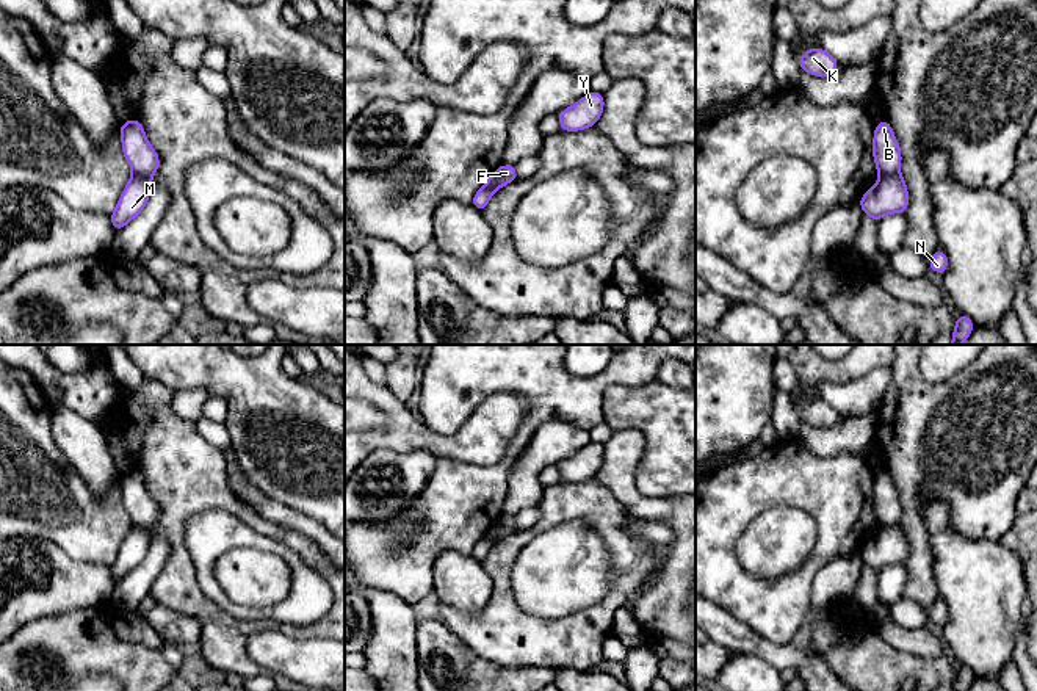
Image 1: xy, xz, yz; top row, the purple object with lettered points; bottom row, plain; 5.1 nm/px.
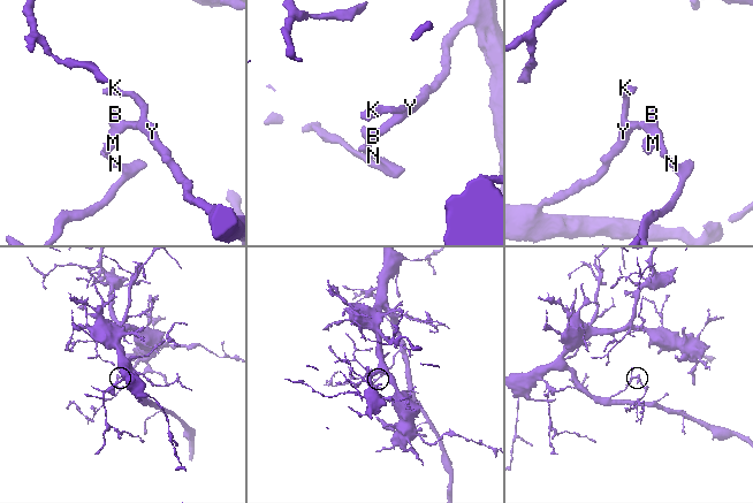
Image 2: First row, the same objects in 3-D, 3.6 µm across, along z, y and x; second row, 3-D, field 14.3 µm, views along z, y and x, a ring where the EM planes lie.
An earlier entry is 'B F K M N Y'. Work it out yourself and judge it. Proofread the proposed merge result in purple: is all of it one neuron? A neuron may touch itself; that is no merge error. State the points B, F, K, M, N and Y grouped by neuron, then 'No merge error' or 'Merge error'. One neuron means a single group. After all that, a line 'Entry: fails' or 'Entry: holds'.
Groups: B F K Y / M N. Merge error
Entry: fails

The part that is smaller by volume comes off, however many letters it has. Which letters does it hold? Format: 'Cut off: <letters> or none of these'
Cut off: M, N

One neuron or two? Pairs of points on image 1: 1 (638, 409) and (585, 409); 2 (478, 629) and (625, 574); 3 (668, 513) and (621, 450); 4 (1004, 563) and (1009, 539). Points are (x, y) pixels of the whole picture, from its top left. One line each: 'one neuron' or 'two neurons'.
1: two neurons
2: one neuron
3: one neuron
4: two neurons

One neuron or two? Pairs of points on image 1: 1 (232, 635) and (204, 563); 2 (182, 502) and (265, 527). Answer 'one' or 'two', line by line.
1: two
2: one

